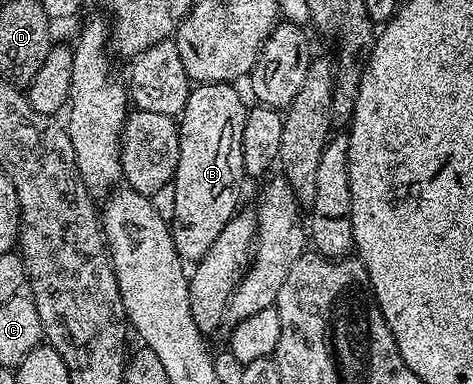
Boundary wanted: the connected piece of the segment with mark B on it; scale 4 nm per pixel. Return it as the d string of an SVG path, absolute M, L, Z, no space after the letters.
M223 81L194 84L189 90L185 109L179 114L179 167L171 186L173 213L177 216L177 222L174 220L171 228L175 251L179 251L181 260L186 263L196 263L200 257L207 255L211 243L219 239L219 231L227 227L240 206L237 204L241 201L241 184L247 181L241 146L247 104L237 87L236 84Z

